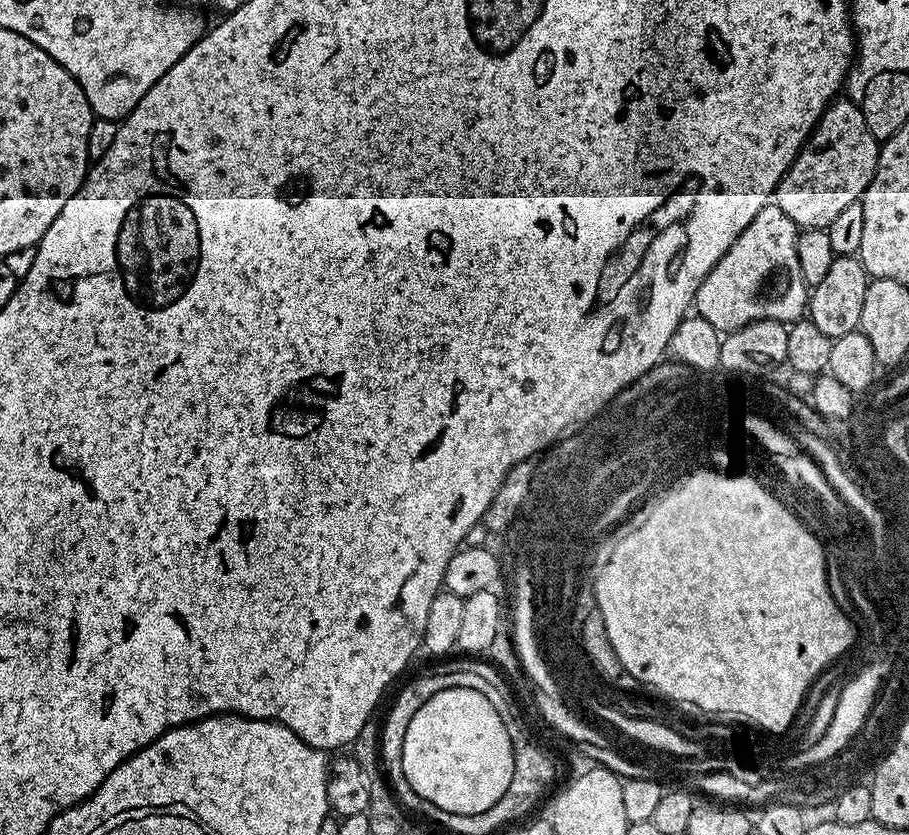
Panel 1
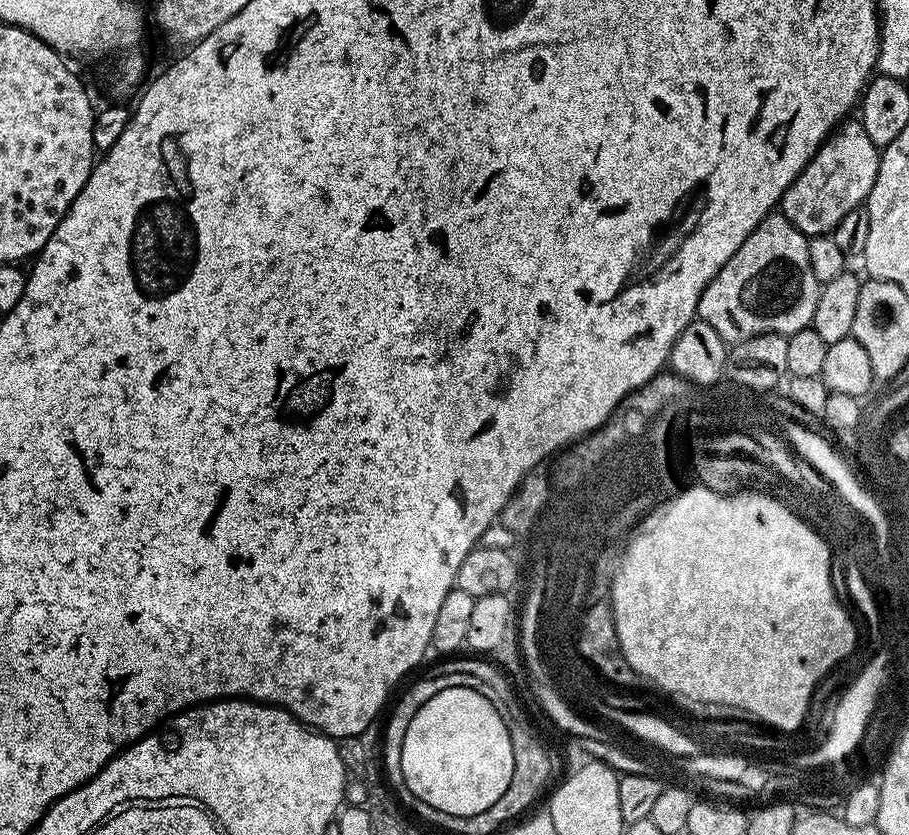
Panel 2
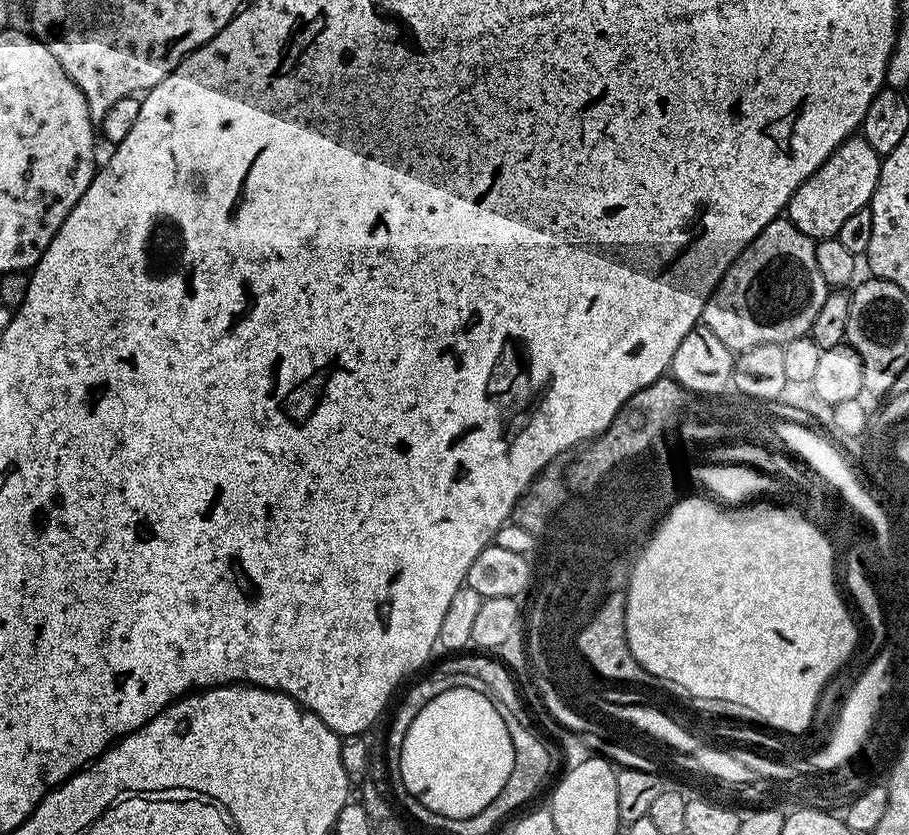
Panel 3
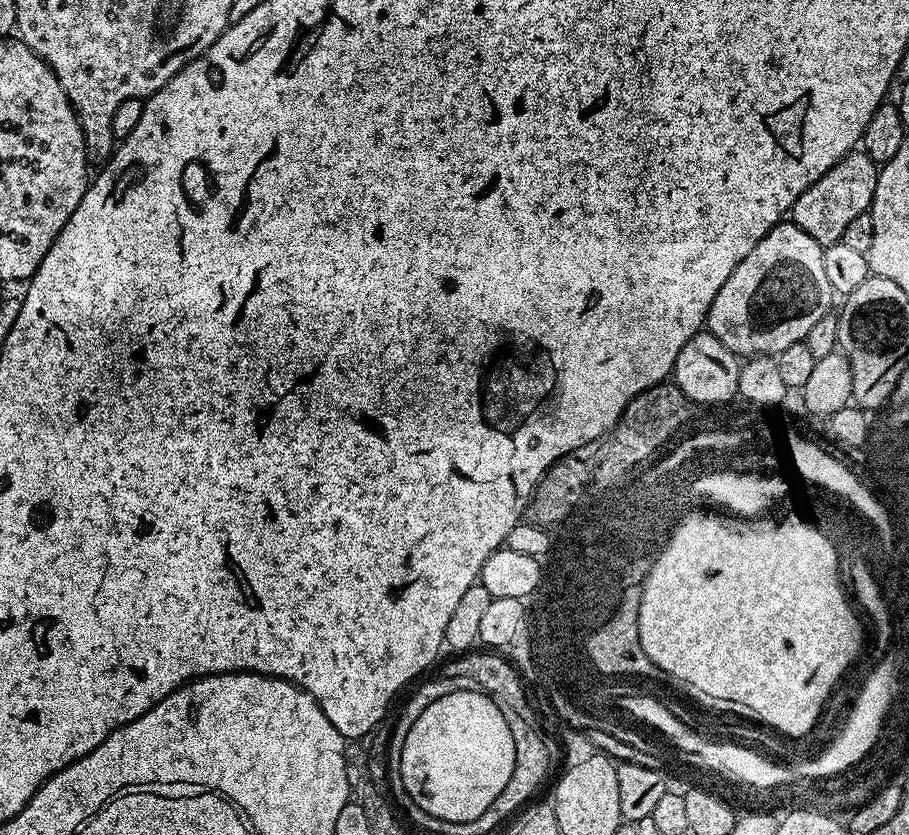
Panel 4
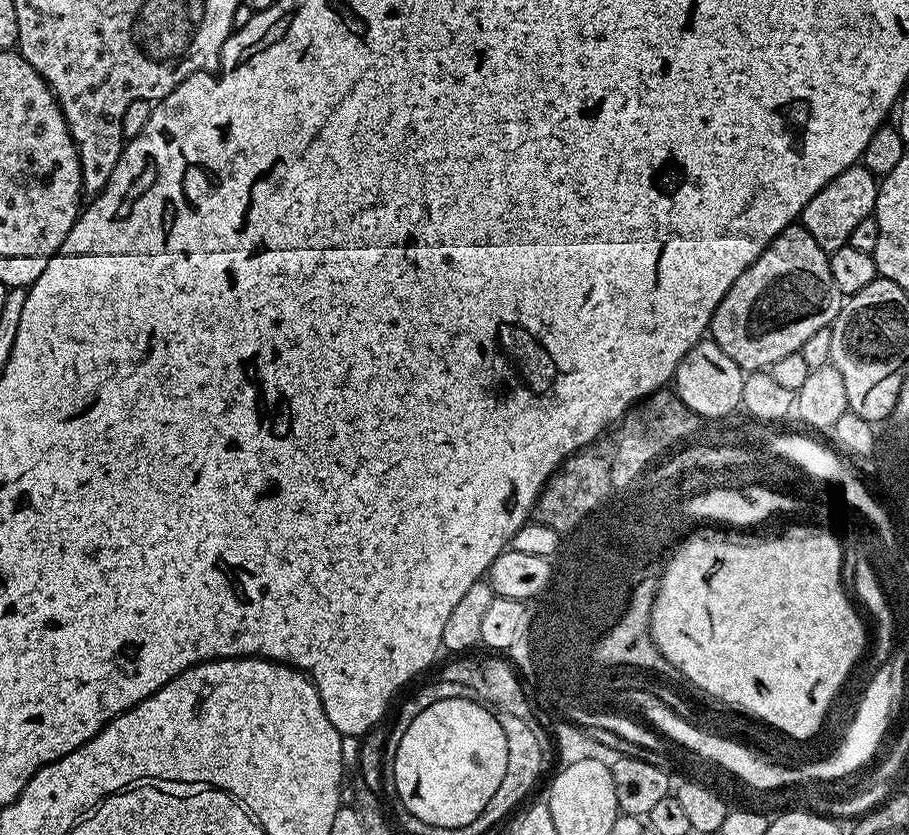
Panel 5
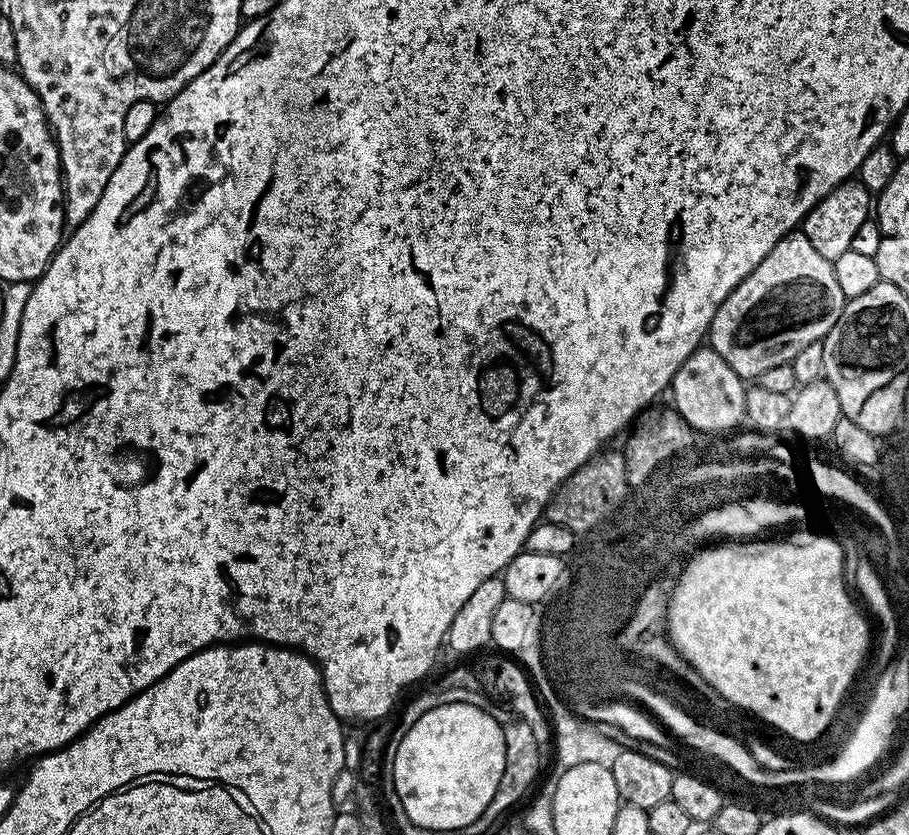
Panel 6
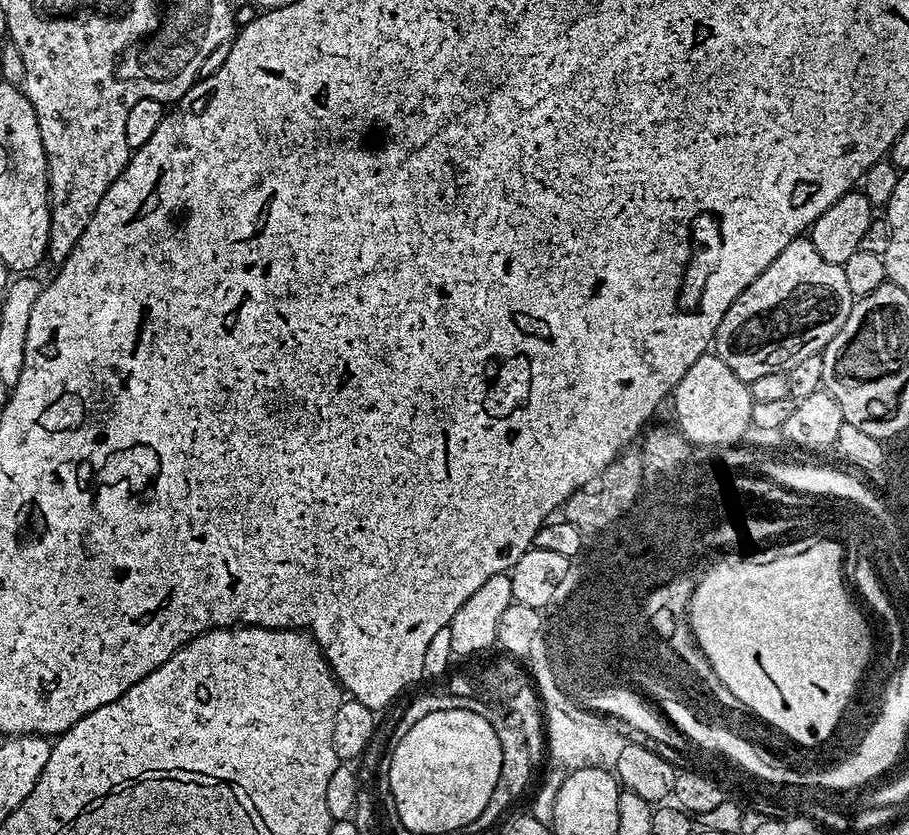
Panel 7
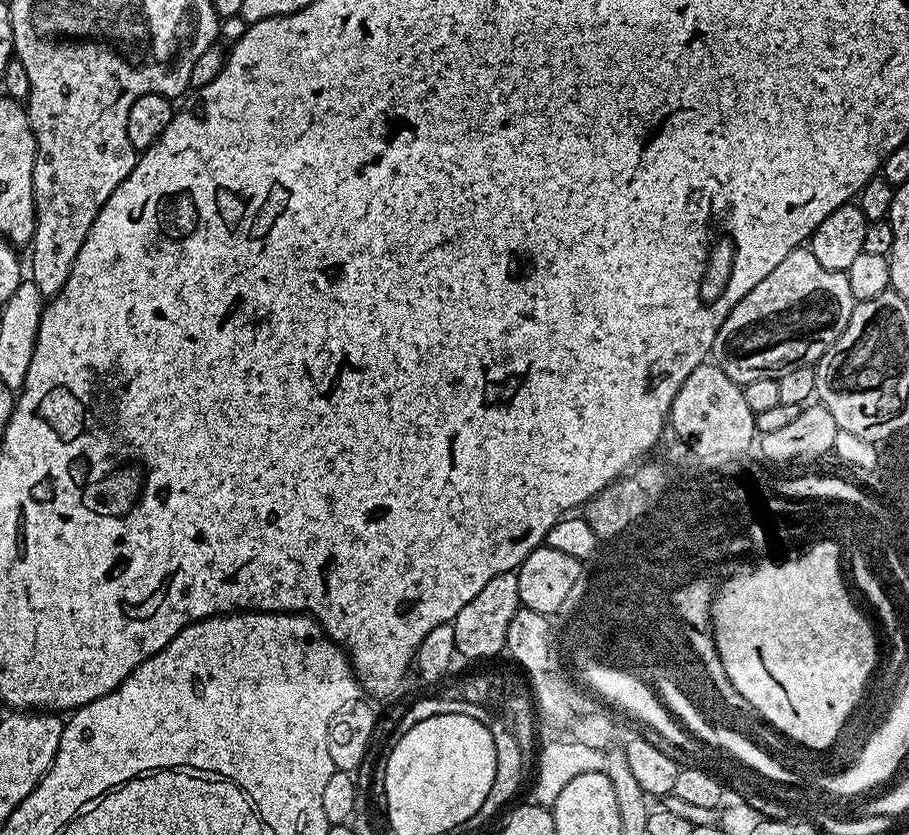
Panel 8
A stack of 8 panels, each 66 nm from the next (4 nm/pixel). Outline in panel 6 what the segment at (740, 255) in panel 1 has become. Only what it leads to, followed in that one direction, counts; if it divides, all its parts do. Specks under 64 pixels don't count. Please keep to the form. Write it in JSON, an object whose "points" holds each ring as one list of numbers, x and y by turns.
{"points":[[797,230,783,236,718,306,706,340,734,374,752,382,774,366,792,364,806,346,821,343,844,313,845,303,832,261,822,258,804,231]]}

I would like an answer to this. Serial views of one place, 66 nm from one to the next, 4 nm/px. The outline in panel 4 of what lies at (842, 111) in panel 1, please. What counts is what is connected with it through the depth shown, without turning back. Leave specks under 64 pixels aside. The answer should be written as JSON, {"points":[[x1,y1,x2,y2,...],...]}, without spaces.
{"points":[[863,150,849,152,837,164,830,166,830,170,826,170,818,182,810,185,798,198,798,202,792,204,791,223,806,230,814,242,825,246,841,243,846,226,850,226,852,219,871,209,877,171,878,166]]}

